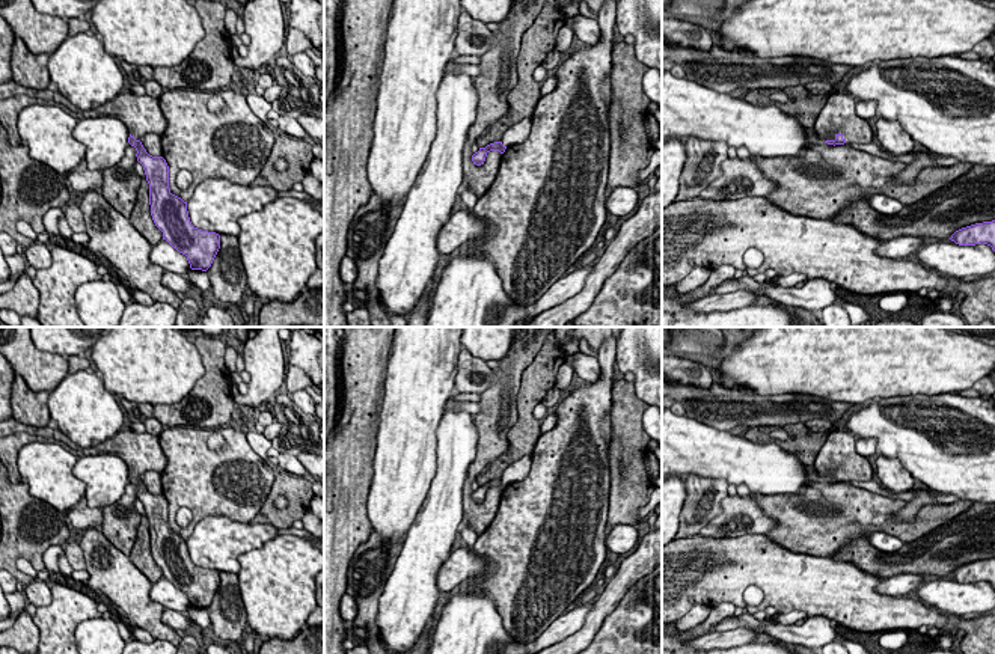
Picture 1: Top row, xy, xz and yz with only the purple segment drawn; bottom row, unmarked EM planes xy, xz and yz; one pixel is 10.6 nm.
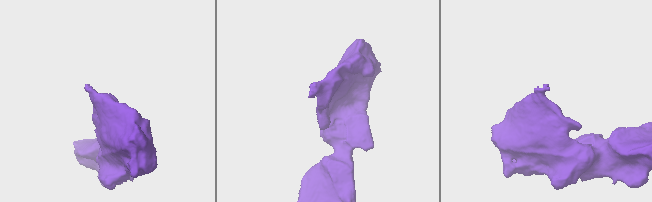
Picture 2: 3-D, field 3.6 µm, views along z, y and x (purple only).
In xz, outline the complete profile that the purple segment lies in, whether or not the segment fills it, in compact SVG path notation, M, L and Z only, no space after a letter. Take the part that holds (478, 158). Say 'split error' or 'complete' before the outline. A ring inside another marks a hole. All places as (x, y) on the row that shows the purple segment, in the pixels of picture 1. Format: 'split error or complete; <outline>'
complete; M502 142L490 143L485 148L479 148L479 151L472 155L472 161L473 164L481 166L484 164L485 157L490 151L499 151L501 154L504 154L505 149L507 146L504 146Z

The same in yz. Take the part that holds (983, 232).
complete; M995 220L975 223L956 231L951 238L959 246L987 244L995 252Z

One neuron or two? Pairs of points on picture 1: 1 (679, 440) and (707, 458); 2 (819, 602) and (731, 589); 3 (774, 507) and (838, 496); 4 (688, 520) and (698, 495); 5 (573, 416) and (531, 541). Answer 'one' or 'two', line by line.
1: one
2: one
3: one
4: one
5: one

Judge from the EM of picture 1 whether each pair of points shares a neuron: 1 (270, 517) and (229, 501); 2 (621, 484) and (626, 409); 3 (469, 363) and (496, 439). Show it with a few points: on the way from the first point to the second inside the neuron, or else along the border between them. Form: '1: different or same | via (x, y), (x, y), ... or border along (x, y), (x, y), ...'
1: different | border along (275, 479), (267, 499), (251, 522)
2: same | via (630, 466), (626, 427)
3: different | border along (493, 371), (493, 380), (480, 394)

